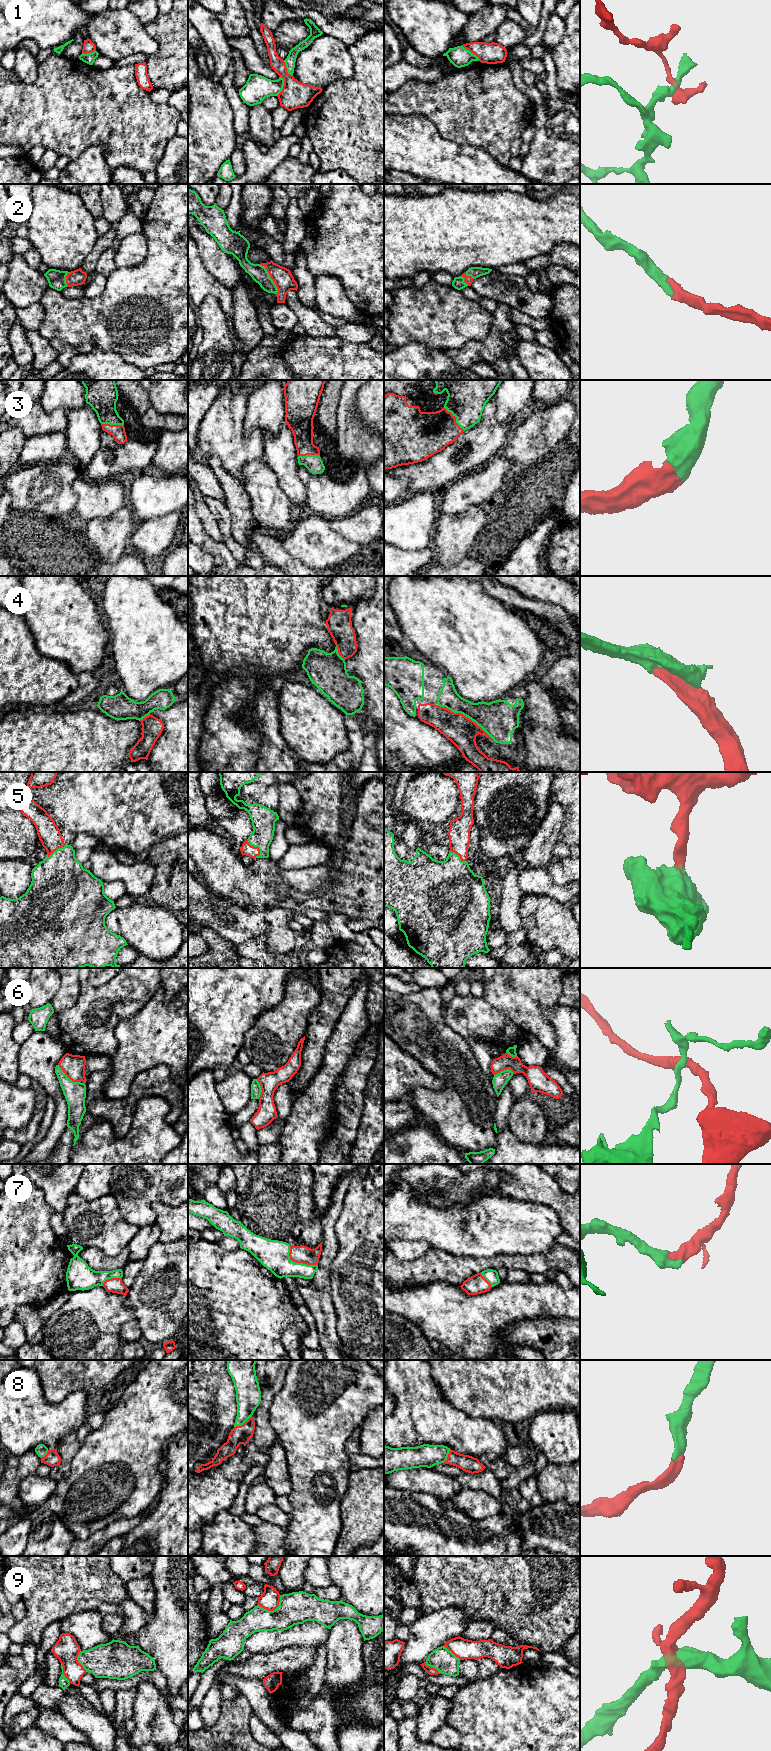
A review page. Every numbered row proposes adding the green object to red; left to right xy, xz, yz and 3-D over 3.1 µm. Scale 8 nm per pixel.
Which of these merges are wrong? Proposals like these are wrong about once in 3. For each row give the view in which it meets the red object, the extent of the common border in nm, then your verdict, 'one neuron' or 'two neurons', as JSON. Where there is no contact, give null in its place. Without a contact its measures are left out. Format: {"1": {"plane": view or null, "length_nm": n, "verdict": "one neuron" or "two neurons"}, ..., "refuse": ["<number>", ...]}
{"1": {"plane": "xz", "length_nm": 170, "verdict": "two neurons"}, "2": {"plane": "xz", "length_nm": 280, "verdict": "one neuron"}, "3": {"plane": "yz", "length_nm": 260, "verdict": "one neuron"}, "4": {"plane": "yz", "length_nm": 550, "verdict": "one neuron"}, "5": {"plane": "xz", "length_nm": 170, "verdict": "one neuron"}, "6": {"plane": "xy", "length_nm": 240, "verdict": "two neurons"}, "7": {"plane": "xz", "length_nm": 280, "verdict": "one neuron"}, "8": {"plane": "xz", "length_nm": 170, "verdict": "one neuron"}, "9": {"plane": "xz", "length_nm": 200, "verdict": "two neurons"}, "refuse": ["1", "6", "9"]}

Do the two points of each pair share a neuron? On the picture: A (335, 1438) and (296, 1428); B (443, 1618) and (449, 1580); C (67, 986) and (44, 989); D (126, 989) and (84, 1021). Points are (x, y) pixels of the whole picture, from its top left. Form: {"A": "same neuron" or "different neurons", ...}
{"A": "same neuron", "B": "different neurons", "C": "different neurons", "D": "same neuron"}

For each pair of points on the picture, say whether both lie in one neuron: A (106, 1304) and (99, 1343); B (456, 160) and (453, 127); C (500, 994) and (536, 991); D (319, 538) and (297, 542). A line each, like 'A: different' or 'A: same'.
A: same
B: different
C: same
D: same

